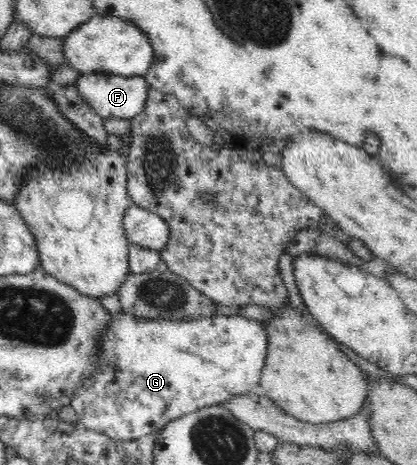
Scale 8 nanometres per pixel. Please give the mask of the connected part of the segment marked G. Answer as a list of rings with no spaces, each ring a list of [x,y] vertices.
[[[125,312],[113,314],[106,332],[98,341],[98,349],[100,349],[101,355],[99,355],[99,363],[96,363],[96,370],[90,375],[90,379],[78,383],[74,391],[74,396],[71,398],[70,405],[72,405],[76,411],[79,421],[85,428],[101,432],[115,440],[129,441],[139,439],[145,435],[149,435],[149,433],[160,431],[171,420],[181,418],[189,412],[194,412],[202,407],[212,406],[213,404],[221,404],[223,401],[229,401],[229,399],[237,397],[237,395],[251,393],[256,385],[260,385],[262,369],[267,361],[267,336],[261,321],[247,319],[239,315],[225,316],[215,314],[212,316],[201,316],[195,319],[183,318],[173,320],[165,318],[139,318]]]

